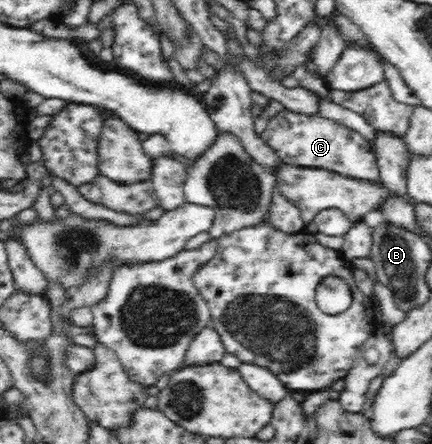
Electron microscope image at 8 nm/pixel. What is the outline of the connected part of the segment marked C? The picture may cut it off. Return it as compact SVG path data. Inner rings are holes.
M280 110L275 116L275 118L271 119L266 124L266 129L263 132L260 132L262 137L265 139L265 142L272 146L276 153L281 156L282 161L285 165L294 166L294 167L305 167L309 169L316 169L316 168L325 168L327 170L335 170L340 172L341 174L348 174L349 176L354 176L355 178L368 178L369 180L374 180L375 178L380 178L378 164L377 164L377 157L375 149L373 149L373 143L369 142L367 138L364 138L359 132L344 126L343 124L339 124L339 122L335 122L335 120L331 120L331 118L323 118L323 116L319 115L319 111L313 112L301 112L300 110Z

